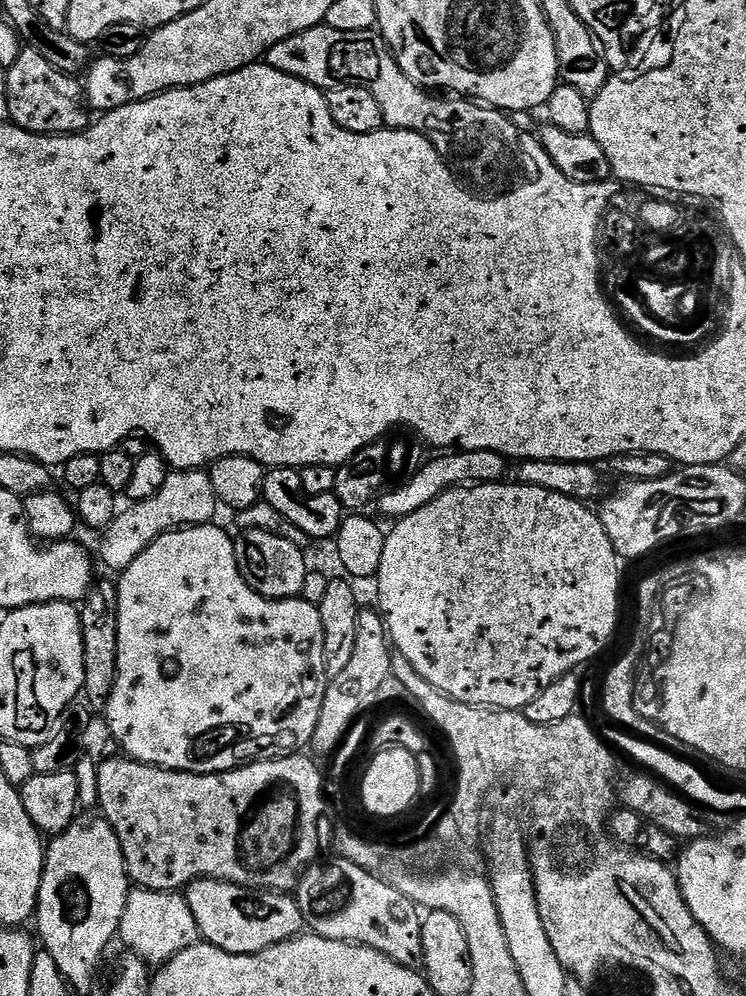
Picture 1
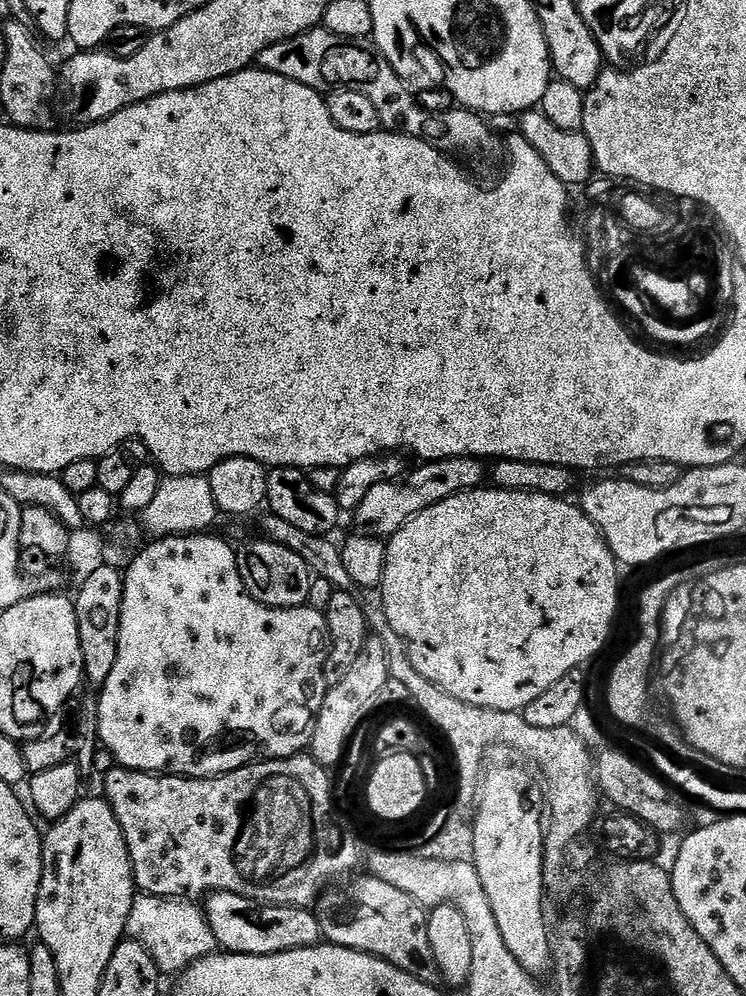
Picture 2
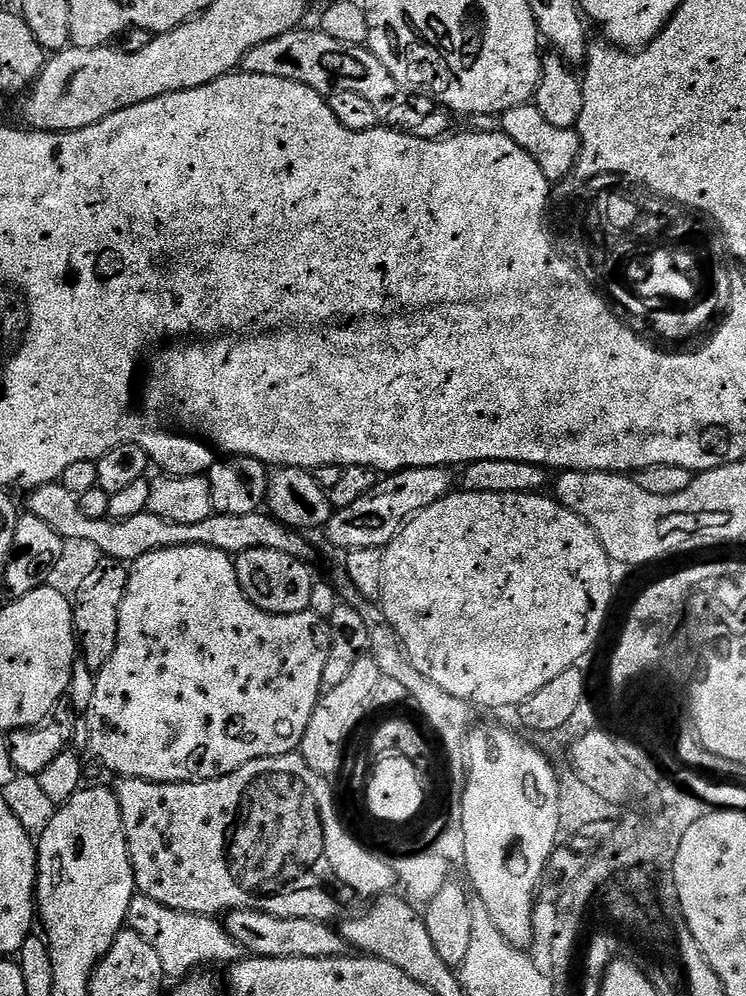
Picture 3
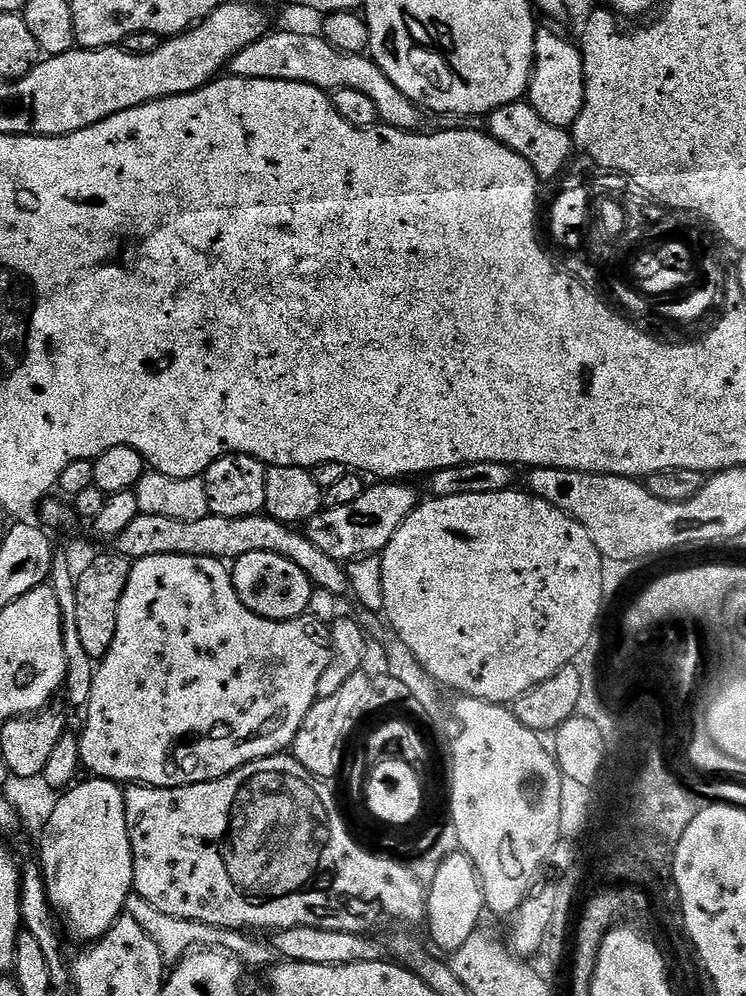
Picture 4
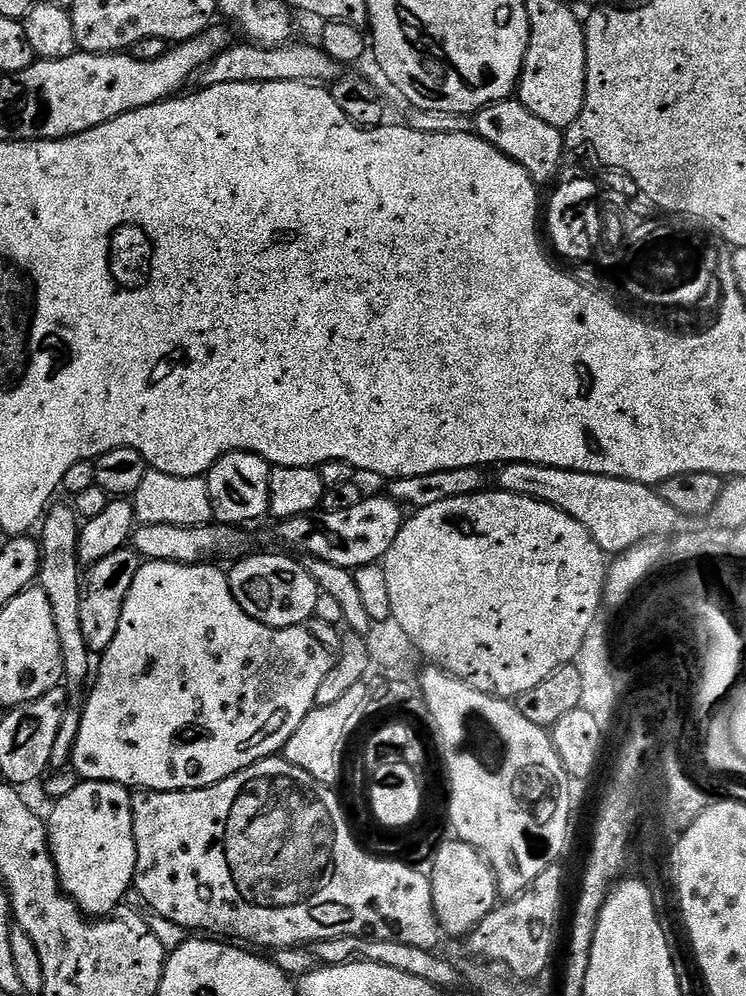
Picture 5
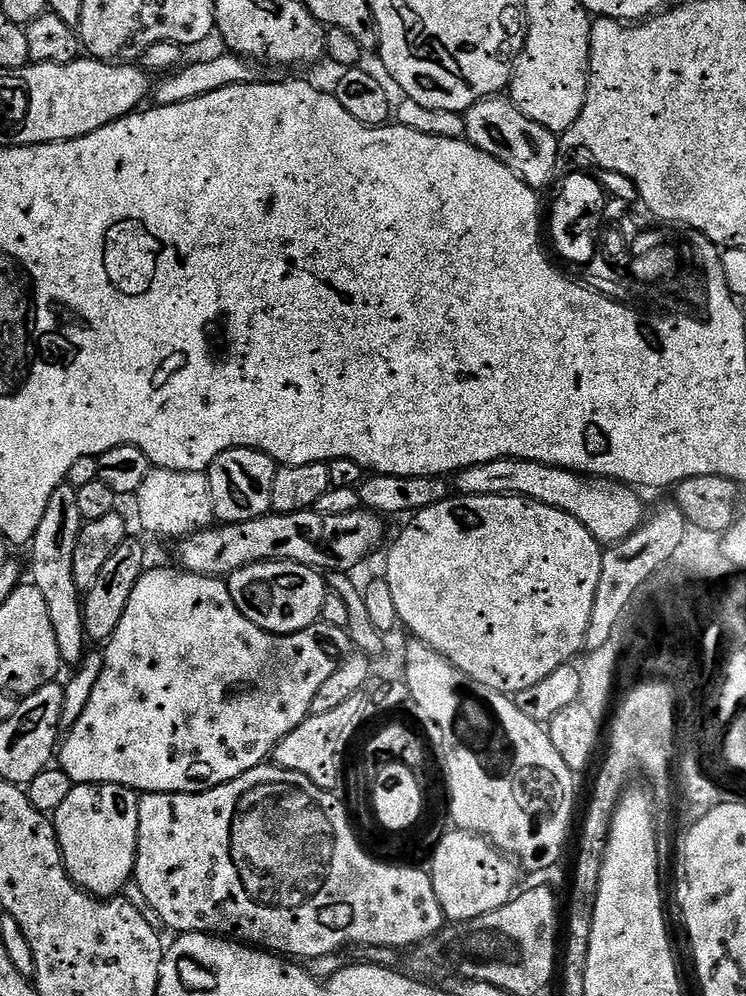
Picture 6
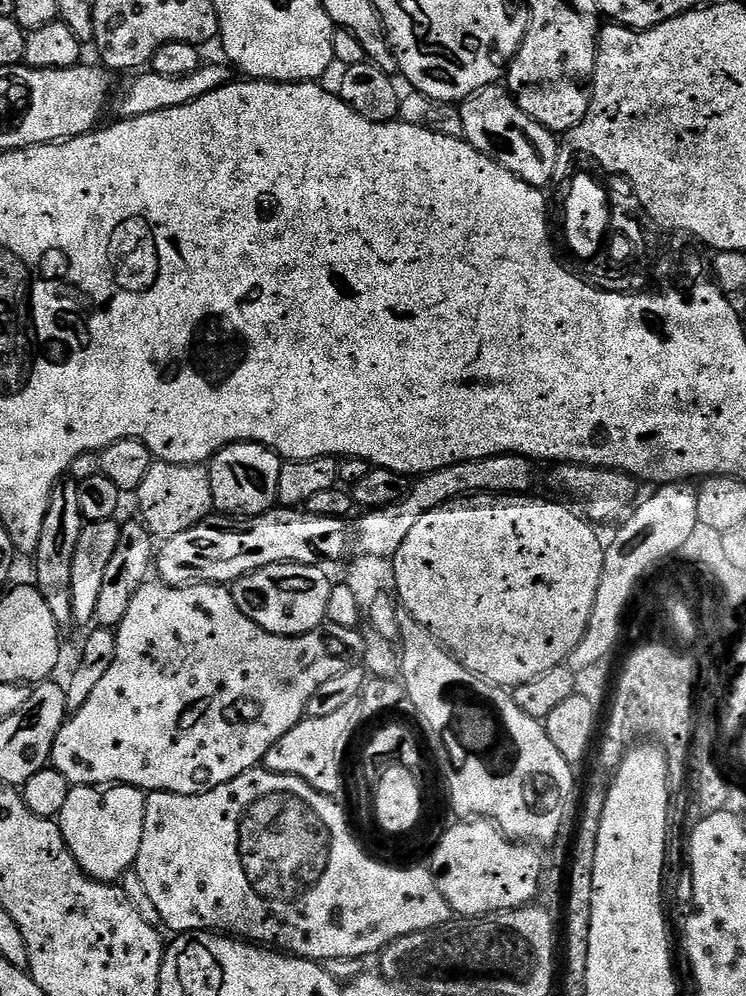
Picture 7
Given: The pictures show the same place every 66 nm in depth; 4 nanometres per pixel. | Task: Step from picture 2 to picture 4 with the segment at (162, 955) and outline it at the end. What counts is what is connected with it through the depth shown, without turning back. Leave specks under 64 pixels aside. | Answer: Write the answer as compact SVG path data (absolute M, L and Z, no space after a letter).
M133 891L127 896L125 904L125 913L130 915L144 930L150 935L152 941L162 953L165 963L176 964L184 958L189 952L199 948L223 948L225 951L231 952L239 957L245 967L251 968L273 968L285 961L284 955L271 941L256 942L247 936L243 931L237 929L212 927L209 924L196 923L193 920L173 918L168 914L164 914L160 910L156 910L154 906L150 906L150 902L146 902L141 895Z

